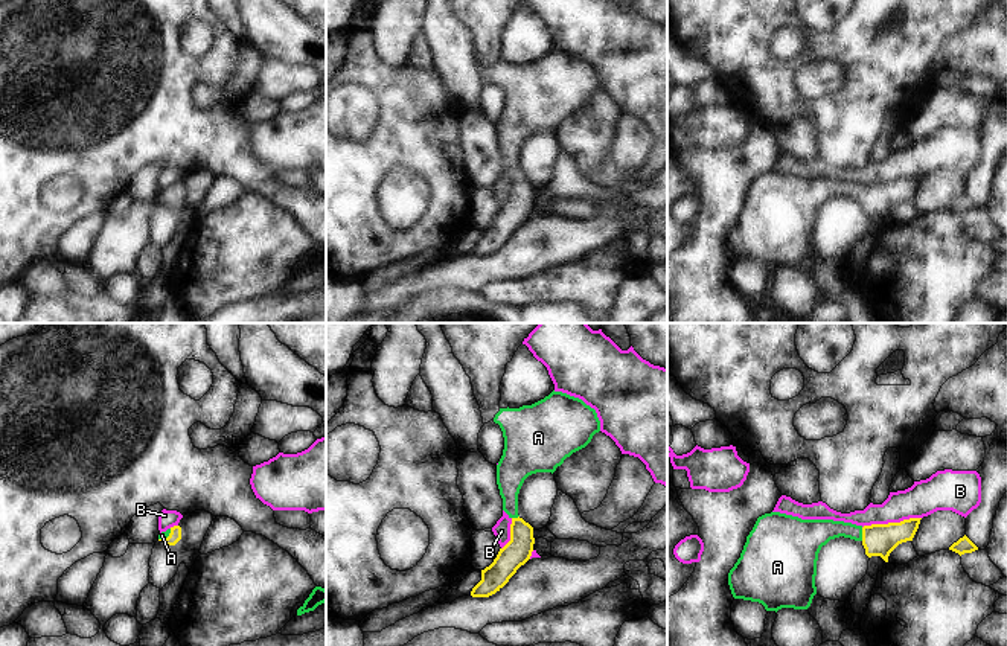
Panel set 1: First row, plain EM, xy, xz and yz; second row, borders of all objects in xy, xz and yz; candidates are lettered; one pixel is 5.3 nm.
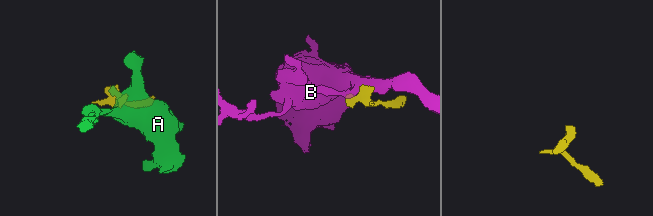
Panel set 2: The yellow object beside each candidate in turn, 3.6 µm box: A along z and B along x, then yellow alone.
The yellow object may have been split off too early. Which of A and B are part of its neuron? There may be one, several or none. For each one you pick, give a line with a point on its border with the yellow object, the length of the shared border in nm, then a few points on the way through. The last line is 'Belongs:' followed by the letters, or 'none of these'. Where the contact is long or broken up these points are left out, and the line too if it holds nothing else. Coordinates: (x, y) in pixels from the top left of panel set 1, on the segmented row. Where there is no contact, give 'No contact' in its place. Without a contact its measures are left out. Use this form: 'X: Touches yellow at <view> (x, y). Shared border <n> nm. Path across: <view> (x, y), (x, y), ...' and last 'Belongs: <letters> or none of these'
A: Touches yellow at yz (863, 534). Shared border 70 nm. Path across: yz (879, 540), (863, 534), (815, 534)
Belongs: A.

